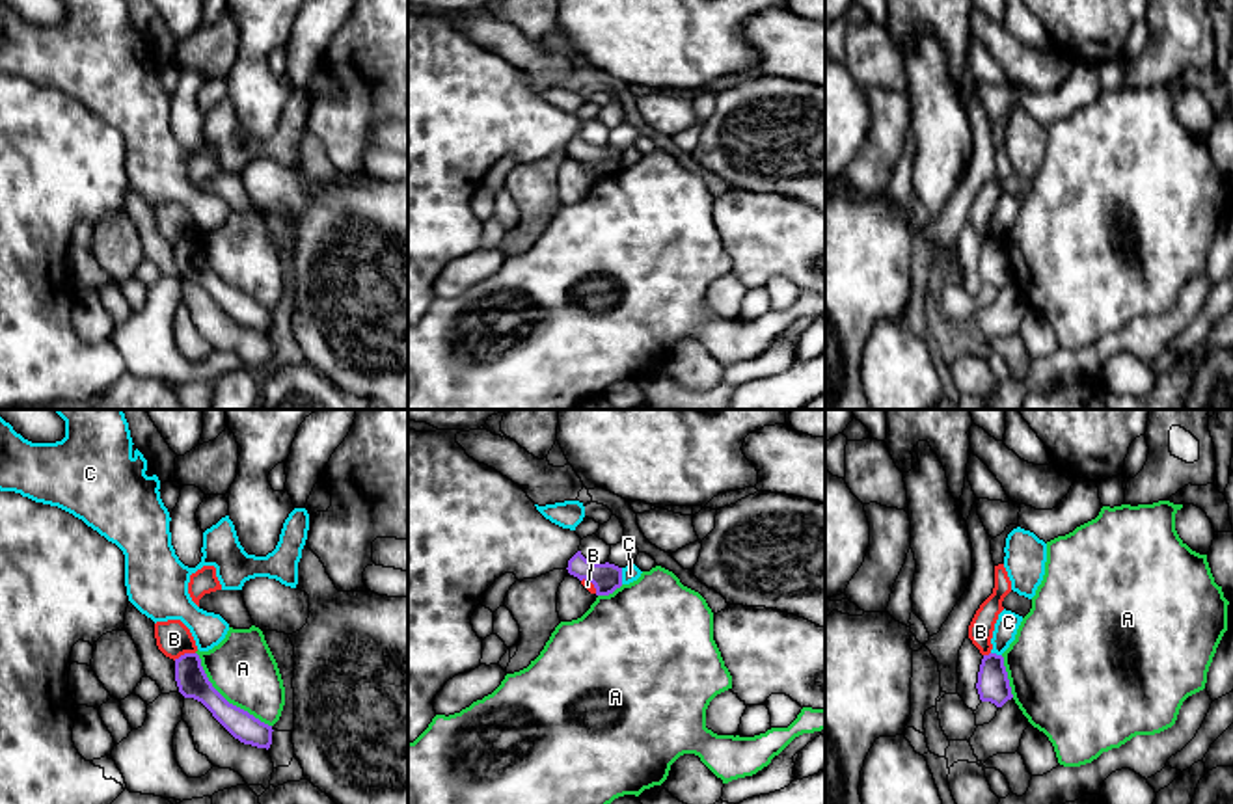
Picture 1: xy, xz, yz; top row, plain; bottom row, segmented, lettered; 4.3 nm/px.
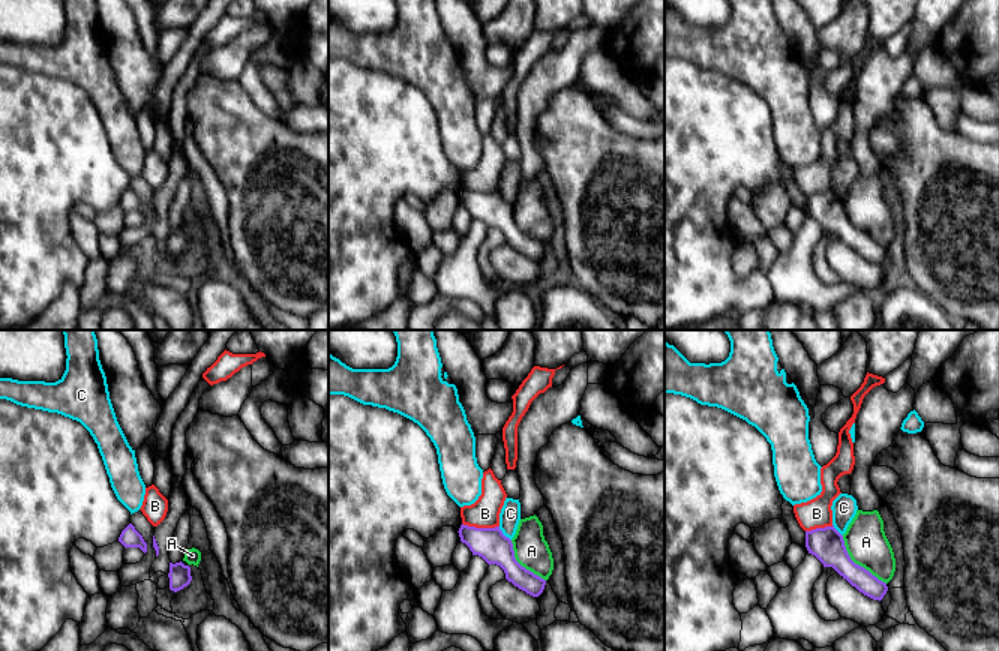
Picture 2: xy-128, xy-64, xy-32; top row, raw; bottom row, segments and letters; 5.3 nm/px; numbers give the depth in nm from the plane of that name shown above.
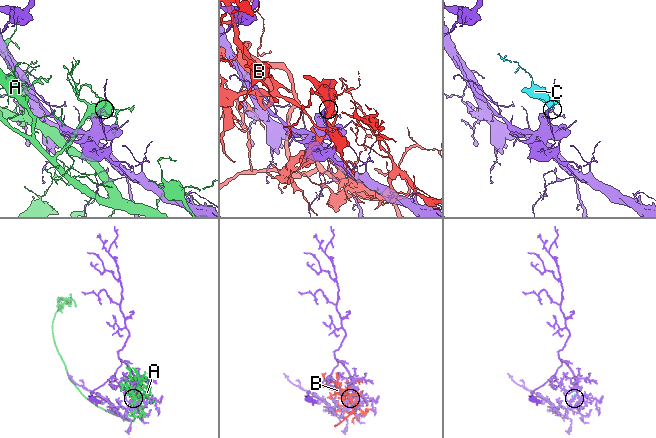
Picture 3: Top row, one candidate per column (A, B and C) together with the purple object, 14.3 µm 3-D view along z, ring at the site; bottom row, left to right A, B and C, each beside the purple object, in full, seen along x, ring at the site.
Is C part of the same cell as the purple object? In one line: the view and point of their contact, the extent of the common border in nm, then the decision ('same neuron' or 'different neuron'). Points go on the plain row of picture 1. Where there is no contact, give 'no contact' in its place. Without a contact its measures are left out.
xz (621, 159) | 70 nm | different neuron

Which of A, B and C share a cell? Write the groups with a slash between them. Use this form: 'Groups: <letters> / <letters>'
Groups: A / B / C

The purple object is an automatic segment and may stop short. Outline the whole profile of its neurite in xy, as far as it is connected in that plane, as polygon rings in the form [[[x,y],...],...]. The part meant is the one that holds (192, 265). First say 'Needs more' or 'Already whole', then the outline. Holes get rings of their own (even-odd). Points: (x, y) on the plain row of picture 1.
Already whole. [[[197,236],[175,242],[175,264],[184,281],[201,285],[235,322],[257,331],[270,331],[272,309],[229,287],[209,264]]]

